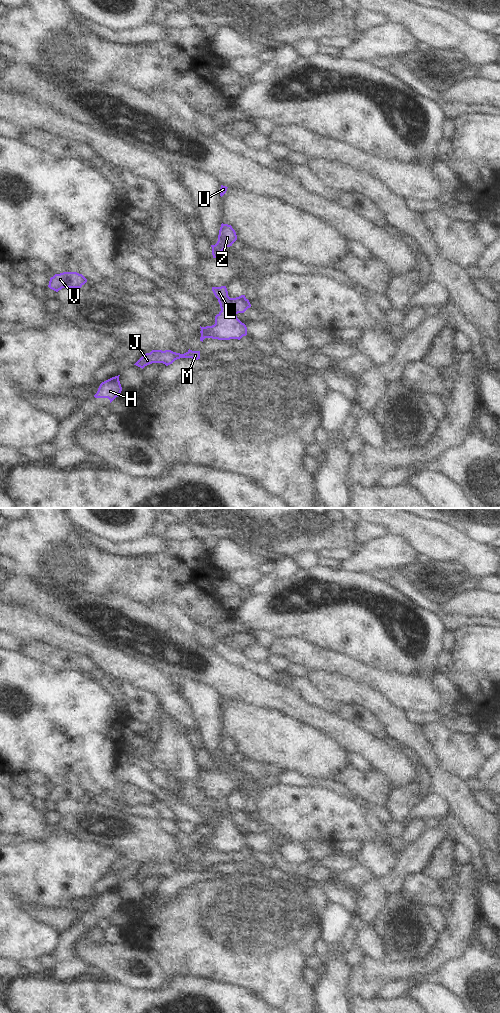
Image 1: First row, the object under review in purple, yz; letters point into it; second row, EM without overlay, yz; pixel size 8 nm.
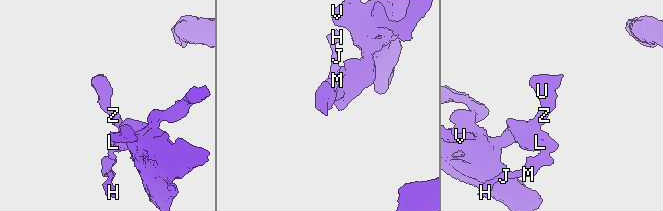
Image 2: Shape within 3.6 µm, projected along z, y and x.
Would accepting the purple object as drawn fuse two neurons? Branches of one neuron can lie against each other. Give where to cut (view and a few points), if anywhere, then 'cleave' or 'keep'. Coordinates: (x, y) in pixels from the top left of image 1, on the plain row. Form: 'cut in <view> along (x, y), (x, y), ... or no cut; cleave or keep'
cut in yz along (220, 816), (225, 814), (236, 825); cleave

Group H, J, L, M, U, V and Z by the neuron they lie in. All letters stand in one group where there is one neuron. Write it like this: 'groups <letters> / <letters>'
groups H J M / L U V Z

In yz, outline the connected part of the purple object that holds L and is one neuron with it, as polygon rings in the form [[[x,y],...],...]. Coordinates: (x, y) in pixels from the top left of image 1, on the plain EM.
[[[226,798],[212,799],[212,803],[215,809],[218,811],[220,817],[226,814],[236,826],[244,825],[248,820],[251,819],[251,816],[249,812],[245,809],[245,807],[241,807],[236,810],[230,810],[228,808]]]

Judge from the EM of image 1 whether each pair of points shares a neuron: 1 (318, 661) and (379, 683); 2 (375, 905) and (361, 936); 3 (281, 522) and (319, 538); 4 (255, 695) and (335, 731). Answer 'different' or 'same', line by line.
1: same
2: different
3: same
4: same

